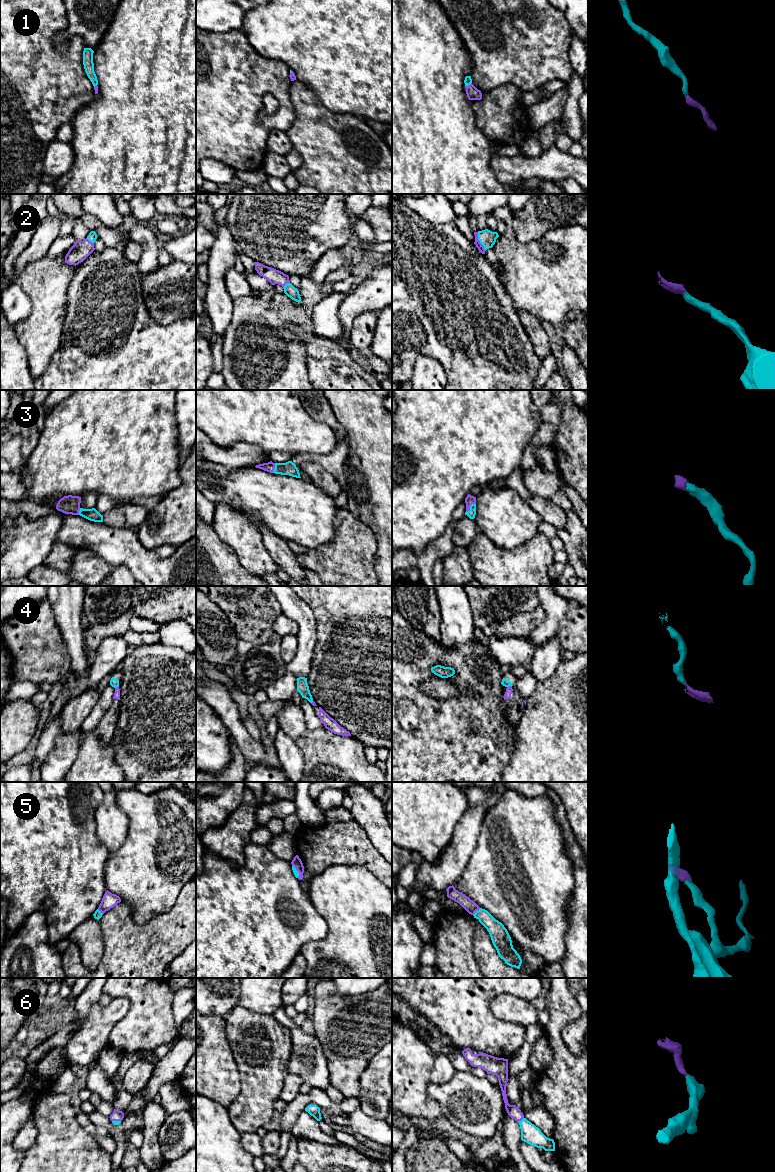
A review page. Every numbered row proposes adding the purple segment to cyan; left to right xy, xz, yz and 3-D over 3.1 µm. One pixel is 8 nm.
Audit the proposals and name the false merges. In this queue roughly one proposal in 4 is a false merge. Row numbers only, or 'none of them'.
4

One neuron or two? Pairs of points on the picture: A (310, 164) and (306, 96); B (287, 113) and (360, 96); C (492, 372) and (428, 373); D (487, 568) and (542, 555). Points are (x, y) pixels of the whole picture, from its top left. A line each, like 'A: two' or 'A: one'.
A: one
B: two
C: two
D: one

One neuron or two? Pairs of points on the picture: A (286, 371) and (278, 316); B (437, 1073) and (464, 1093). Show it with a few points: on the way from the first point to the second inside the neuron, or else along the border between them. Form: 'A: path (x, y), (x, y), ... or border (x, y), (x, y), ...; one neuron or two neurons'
A: path (275, 357), (273, 352), (273, 335), (279, 330); one neuron
B: border (457, 1071), (445, 1082), (431, 1082); two neurons

